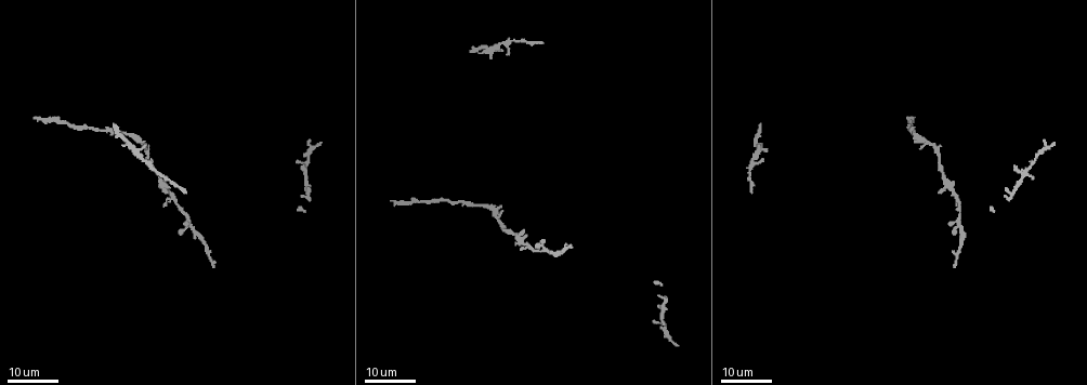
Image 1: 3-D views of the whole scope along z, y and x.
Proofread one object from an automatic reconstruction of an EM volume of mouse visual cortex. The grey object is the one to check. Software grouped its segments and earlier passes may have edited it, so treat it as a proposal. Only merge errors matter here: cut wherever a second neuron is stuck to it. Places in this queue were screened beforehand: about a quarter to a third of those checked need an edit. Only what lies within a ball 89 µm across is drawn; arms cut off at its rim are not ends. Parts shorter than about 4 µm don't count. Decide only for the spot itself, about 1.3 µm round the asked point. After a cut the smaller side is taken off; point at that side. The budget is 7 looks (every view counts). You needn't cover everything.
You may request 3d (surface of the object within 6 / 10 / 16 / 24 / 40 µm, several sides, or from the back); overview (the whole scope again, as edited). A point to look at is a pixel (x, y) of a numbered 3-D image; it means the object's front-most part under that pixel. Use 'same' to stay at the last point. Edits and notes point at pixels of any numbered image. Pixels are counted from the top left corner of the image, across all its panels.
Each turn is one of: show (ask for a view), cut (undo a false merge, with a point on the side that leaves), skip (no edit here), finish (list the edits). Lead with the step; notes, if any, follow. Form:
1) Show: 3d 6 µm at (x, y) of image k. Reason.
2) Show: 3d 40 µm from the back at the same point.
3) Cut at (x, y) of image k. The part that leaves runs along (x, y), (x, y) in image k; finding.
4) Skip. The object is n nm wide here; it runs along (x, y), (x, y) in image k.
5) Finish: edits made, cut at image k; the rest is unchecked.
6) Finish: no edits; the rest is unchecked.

Show: 3d 24 µm at (106, 129) of image 1. Three-way junction.

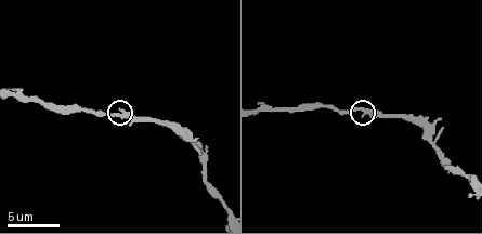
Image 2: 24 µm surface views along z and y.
Show: 3d 10 µm at (122, 115) of image 2.

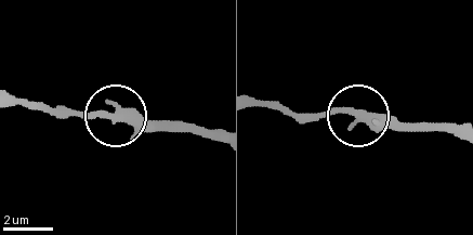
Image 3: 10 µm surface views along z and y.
Show: 3d 10 µm from the back at (112, 116) of image 3.

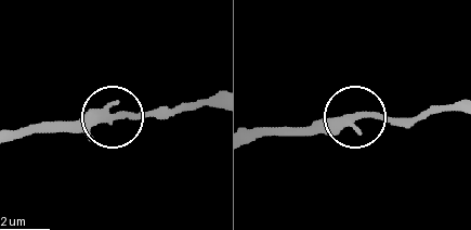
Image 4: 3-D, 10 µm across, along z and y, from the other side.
Skip. It runs along (256, 138), (305, 136), (361, 117), (415, 117) in image 4; continuous, no second neuron.

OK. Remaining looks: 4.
Show: 3d 16 µm at (133, 147) of image 1. Four arms meet.

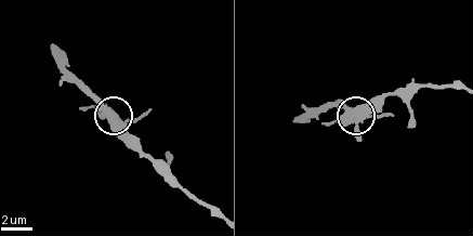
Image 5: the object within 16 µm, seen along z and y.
Show: 3d 6 µm at (114, 118) of image 5.

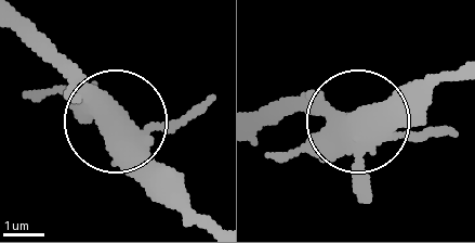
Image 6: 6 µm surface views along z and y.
Skip. The object is 460 nm wide here; one neuron here.

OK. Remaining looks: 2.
Finish: no edits; the rest is unchecked.

